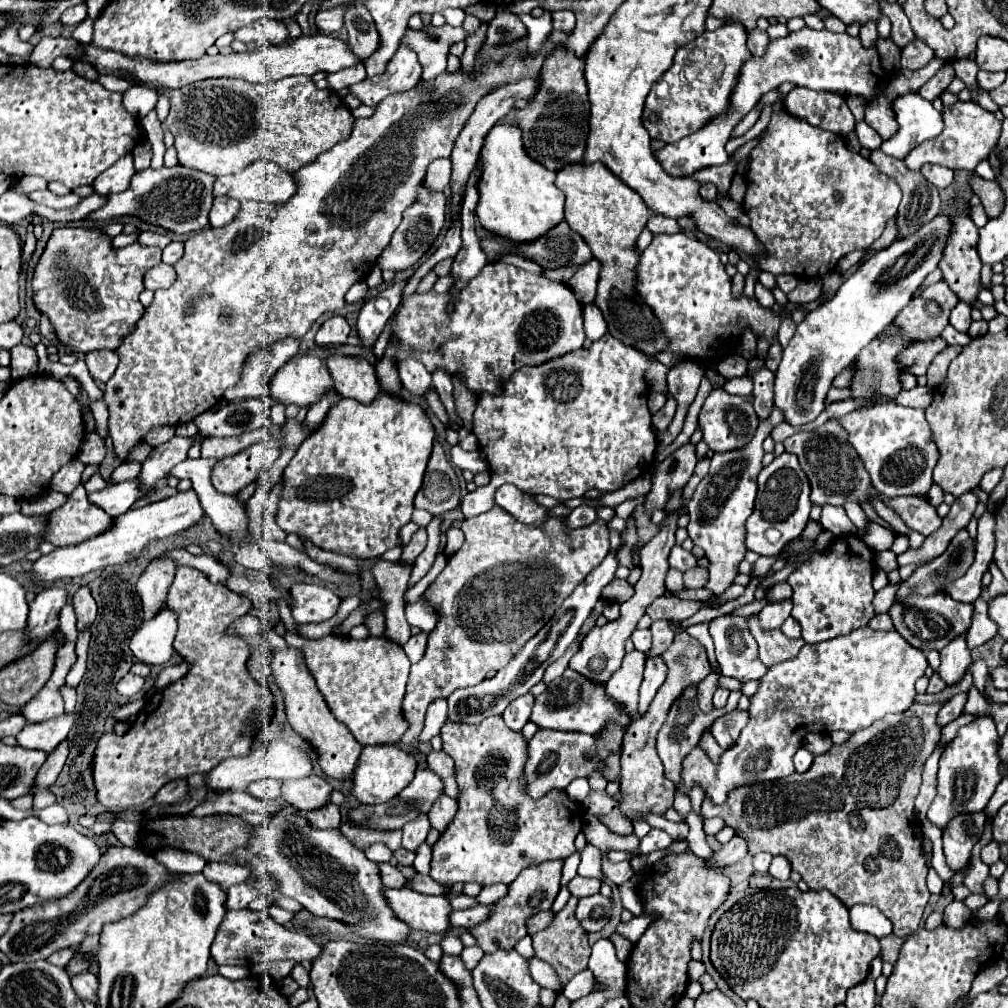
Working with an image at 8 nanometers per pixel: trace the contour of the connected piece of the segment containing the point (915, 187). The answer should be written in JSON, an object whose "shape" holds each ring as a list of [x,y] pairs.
{"shape":[[[874,149],[870,151],[870,157],[868,157],[882,173],[886,173],[888,177],[896,179],[896,183],[900,185],[902,189],[902,203],[900,203],[900,209],[898,209],[898,237],[906,237],[908,233],[914,233],[916,229],[920,229],[922,223],[928,223],[932,217],[938,215],[938,209],[940,209],[940,195],[938,195],[938,189],[926,181],[926,177],[920,173],[920,171],[910,171],[902,159],[896,159],[896,157],[890,157],[886,153],[882,153],[882,149]]]}

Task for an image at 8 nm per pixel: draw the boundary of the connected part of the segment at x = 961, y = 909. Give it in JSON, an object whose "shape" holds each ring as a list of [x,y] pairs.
{"shape":[[[952,901],[946,909],[944,909],[944,923],[948,927],[960,927],[966,925],[966,921],[972,917],[972,911],[962,903],[962,901]]]}

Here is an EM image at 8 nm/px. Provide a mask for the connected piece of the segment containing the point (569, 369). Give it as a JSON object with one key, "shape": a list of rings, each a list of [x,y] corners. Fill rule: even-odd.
{"shape":[[[606,333],[602,339],[594,341],[590,349],[578,349],[564,357],[546,361],[544,365],[518,369],[512,375],[512,381],[504,385],[504,393],[500,393],[500,397],[492,397],[490,393],[480,397],[472,417],[472,433],[476,435],[480,451],[490,465],[492,481],[462,497],[462,513],[474,517],[490,511],[496,505],[494,493],[504,483],[514,483],[530,495],[550,495],[566,501],[582,497],[588,489],[612,493],[646,473],[656,451],[656,435],[650,423],[652,415],[646,405],[648,387],[644,381],[644,373],[652,361],[654,359],[636,353],[636,349],[620,345],[620,341]]]}

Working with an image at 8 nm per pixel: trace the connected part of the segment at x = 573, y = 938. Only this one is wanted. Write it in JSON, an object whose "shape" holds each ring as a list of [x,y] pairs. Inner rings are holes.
{"shape":[[[570,897],[570,901],[566,903],[566,907],[560,913],[554,915],[552,923],[548,925],[548,929],[532,935],[532,947],[536,951],[536,957],[542,959],[542,961],[546,961],[546,963],[550,963],[556,969],[562,985],[566,985],[576,973],[584,971],[588,967],[588,957],[590,957],[588,933],[580,927],[578,919],[574,917],[576,905],[578,905],[578,899]]]}

